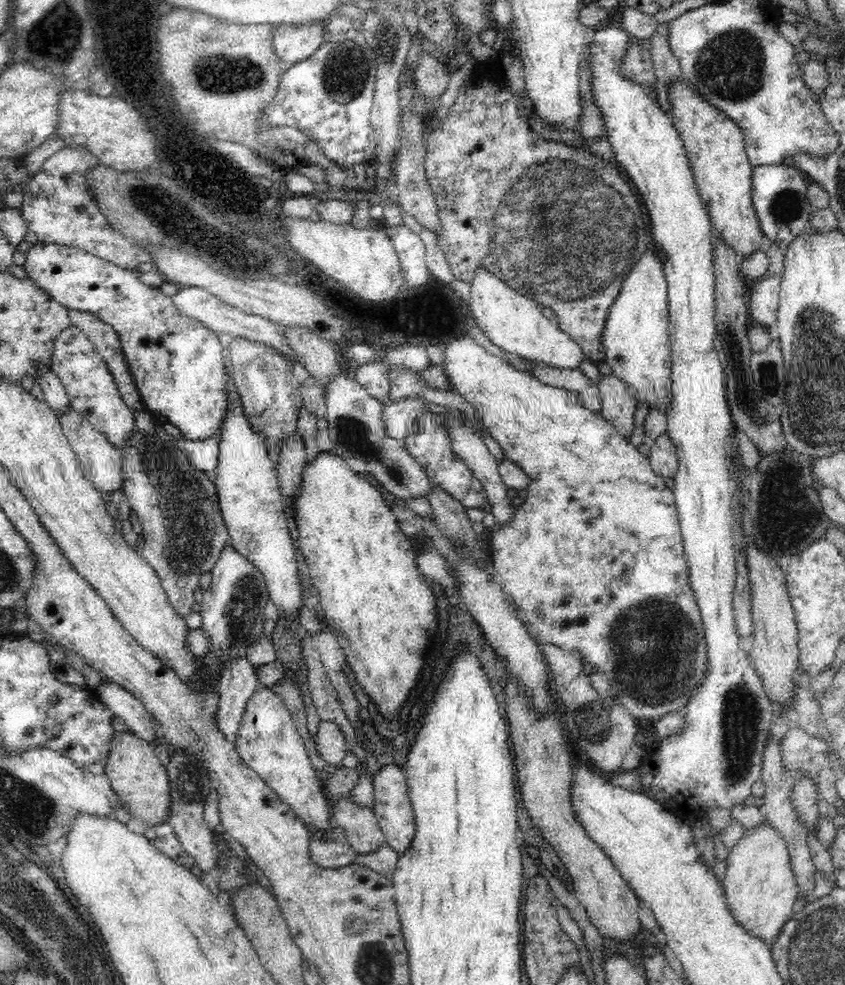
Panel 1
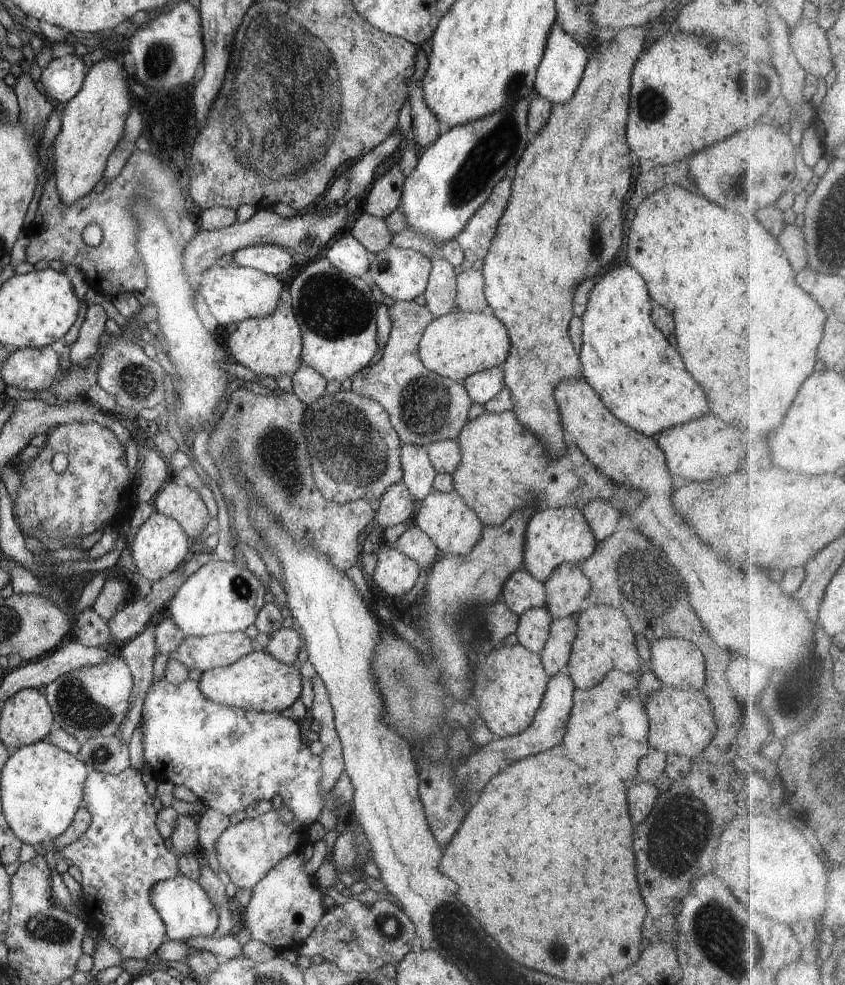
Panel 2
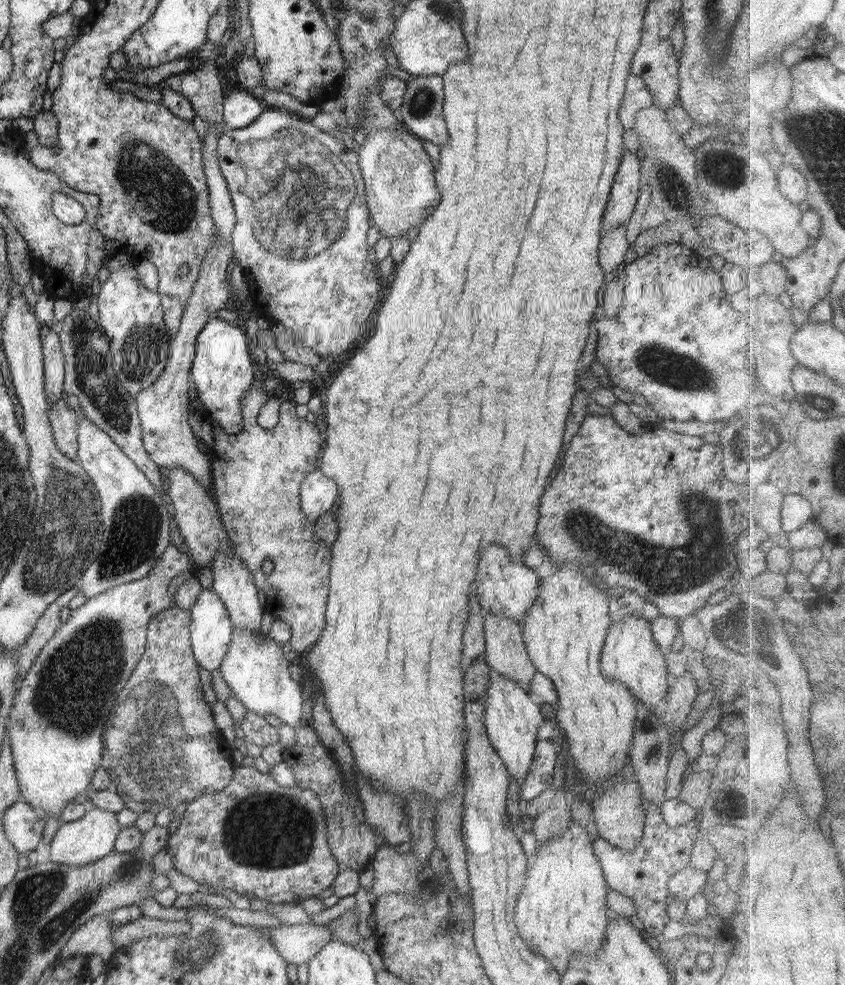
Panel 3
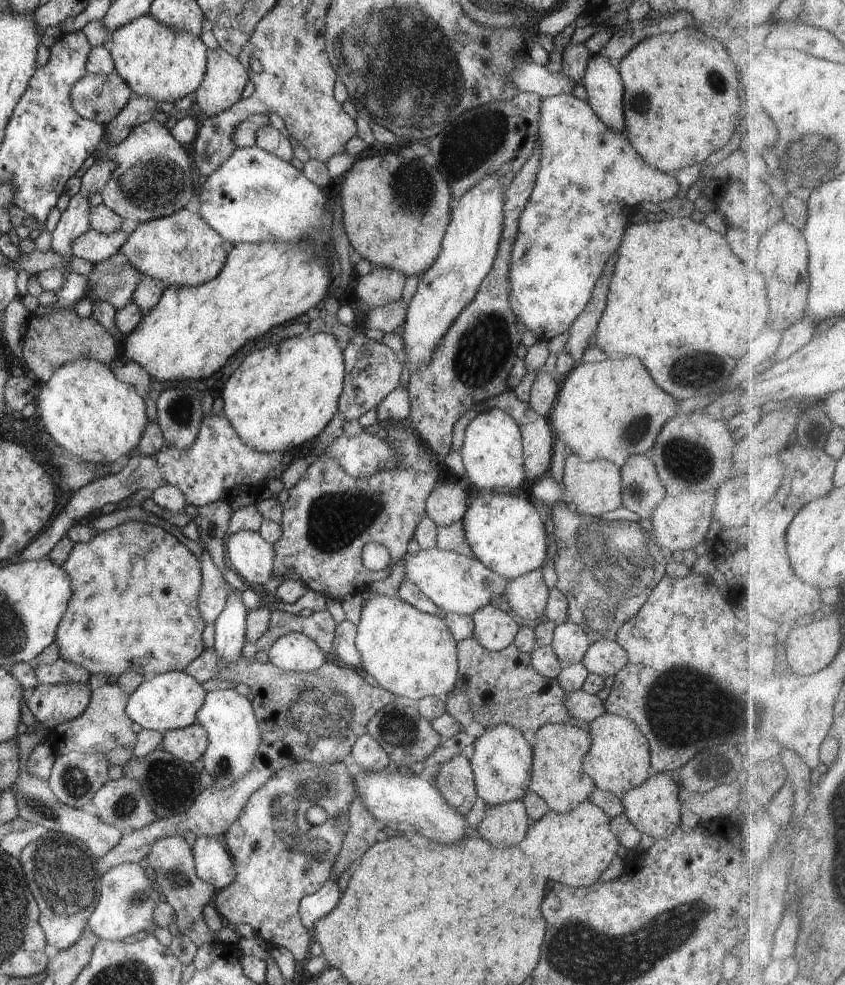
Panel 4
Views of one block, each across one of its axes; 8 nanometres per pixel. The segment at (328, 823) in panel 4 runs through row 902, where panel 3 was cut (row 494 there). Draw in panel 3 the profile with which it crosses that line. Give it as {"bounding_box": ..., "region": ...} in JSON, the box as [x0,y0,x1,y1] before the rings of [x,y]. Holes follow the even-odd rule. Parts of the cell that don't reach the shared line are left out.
{"bounding_box":[208,385,331,654],"region":[[[255,385],[241,400],[243,427],[238,434],[226,434],[215,422],[208,423],[208,429],[214,434],[214,445],[211,460],[211,477],[213,478],[212,496],[231,540],[233,552],[243,560],[243,564],[250,571],[253,583],[264,590],[267,604],[277,619],[288,622],[291,626],[292,637],[289,644],[292,650],[300,654],[318,640],[326,624],[325,610],[329,593],[329,564],[331,547],[324,546],[315,536],[315,522],[305,518],[301,509],[299,490],[302,481],[320,463],[324,438],[315,424],[298,416],[294,402],[281,402],[278,424],[271,429],[262,428],[257,423],[260,407],[269,399],[270,395],[260,385]],[[271,560],[273,571],[266,575],[262,571],[262,562]]]}

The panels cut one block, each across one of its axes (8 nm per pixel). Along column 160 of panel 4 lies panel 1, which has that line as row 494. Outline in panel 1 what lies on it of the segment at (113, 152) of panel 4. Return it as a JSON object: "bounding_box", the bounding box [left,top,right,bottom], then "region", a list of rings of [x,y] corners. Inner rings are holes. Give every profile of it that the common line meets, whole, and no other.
{"bounding_box":[122,428,230,618],"region":[[[134,428],[123,448],[122,484],[130,510],[138,515],[143,531],[141,555],[156,571],[169,605],[180,618],[191,612],[194,591],[200,577],[213,569],[220,553],[230,542],[217,490],[212,478],[192,466],[190,457],[173,444],[166,444],[154,434],[139,433]]]}

